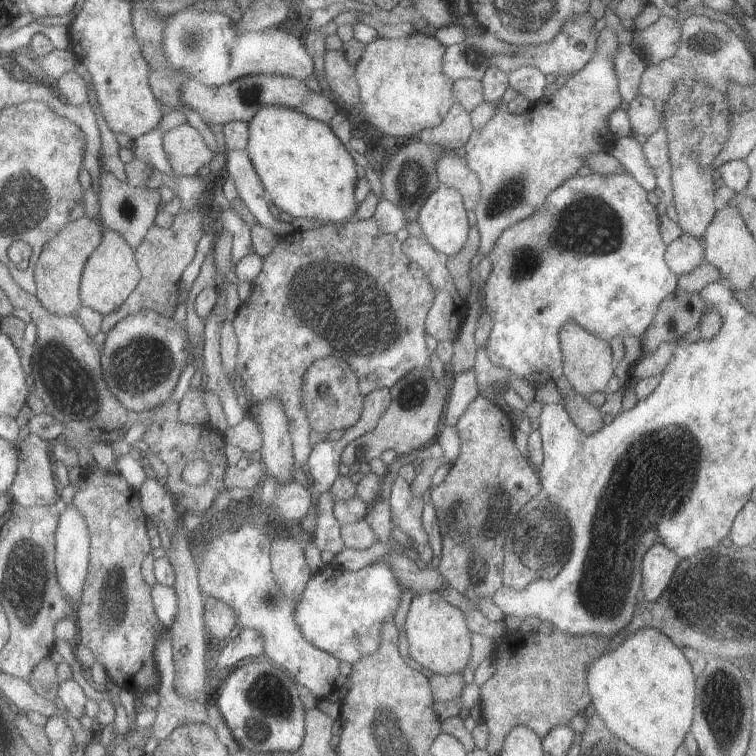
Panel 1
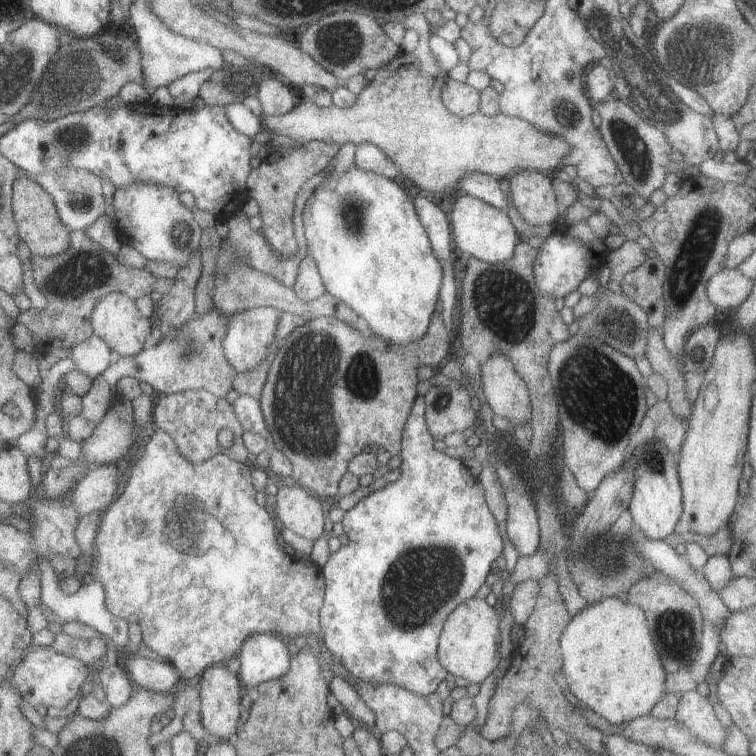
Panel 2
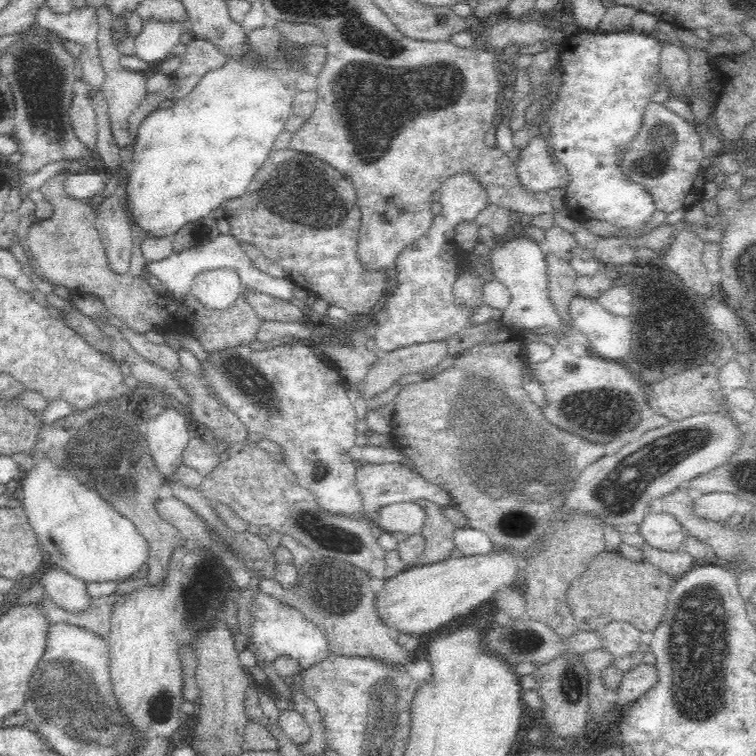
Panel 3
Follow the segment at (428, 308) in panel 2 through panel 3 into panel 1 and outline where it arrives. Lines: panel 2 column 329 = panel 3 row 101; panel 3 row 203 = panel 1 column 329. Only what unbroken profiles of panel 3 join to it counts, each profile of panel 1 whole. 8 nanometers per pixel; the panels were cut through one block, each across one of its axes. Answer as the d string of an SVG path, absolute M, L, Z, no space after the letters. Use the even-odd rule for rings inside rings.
M265 108L251 122L251 158L267 186L267 192L281 212L293 218L321 220L345 228L355 220L359 188L357 162L349 146L337 136L331 124L315 120L295 108Z

